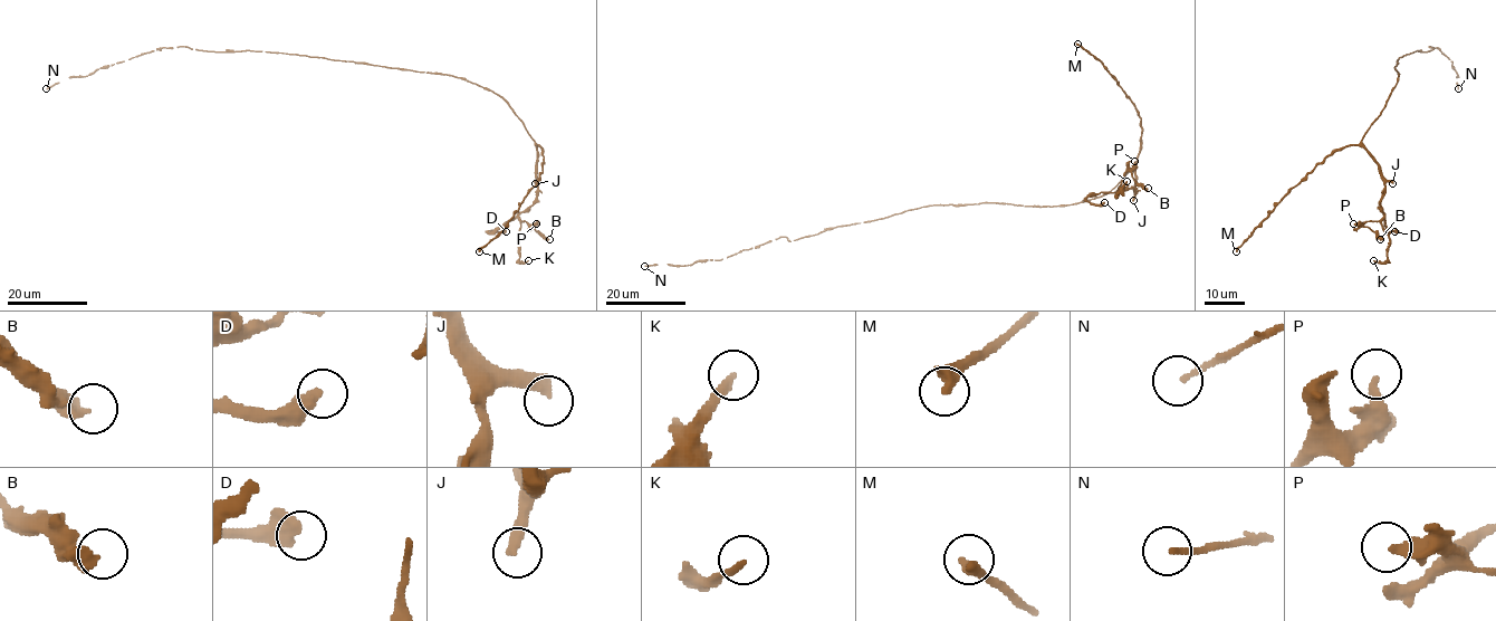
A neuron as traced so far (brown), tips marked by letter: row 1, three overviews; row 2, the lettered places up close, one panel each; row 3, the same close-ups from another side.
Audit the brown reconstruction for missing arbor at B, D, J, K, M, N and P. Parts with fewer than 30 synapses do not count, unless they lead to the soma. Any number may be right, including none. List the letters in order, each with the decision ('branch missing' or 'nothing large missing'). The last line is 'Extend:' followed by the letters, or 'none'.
B: nothing large missing
D: nothing large missing
J: branch missing
K: nothing large missing
M: nothing large missing
N: nothing large missing
P: nothing large missing
Extend: J

